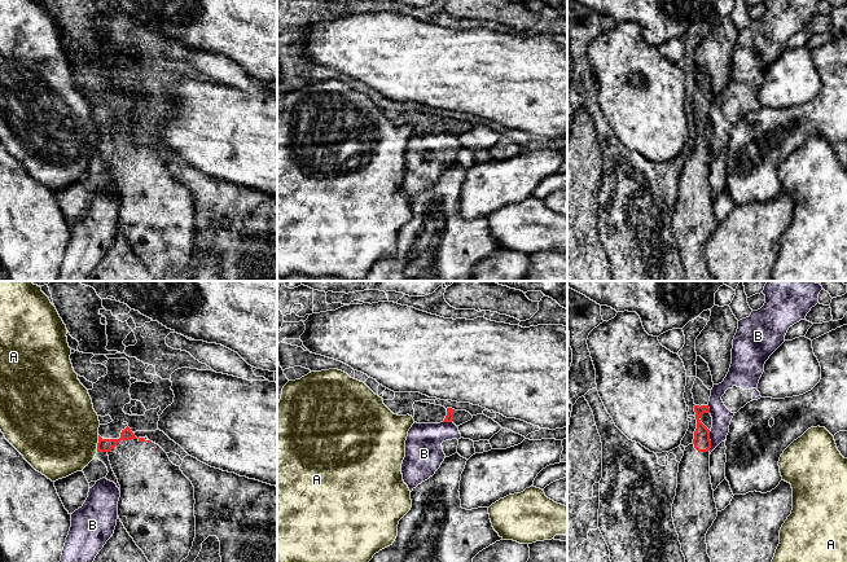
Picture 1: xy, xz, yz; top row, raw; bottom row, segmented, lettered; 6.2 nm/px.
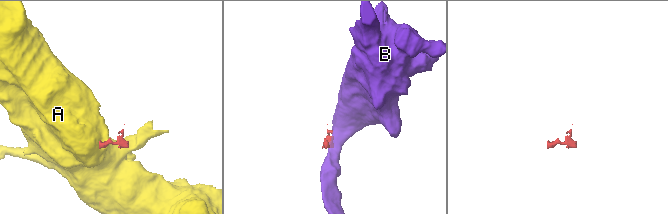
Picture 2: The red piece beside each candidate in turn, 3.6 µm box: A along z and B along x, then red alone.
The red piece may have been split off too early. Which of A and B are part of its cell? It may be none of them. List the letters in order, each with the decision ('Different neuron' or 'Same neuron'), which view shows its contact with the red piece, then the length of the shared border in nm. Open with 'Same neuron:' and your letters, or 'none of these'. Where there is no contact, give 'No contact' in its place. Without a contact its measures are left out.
Same neuron: none of these
A: Different neuron. Touches red in xy. Shared border 110 nm
B: Different neuron. Touches red in yz. Shared border 120 nm

